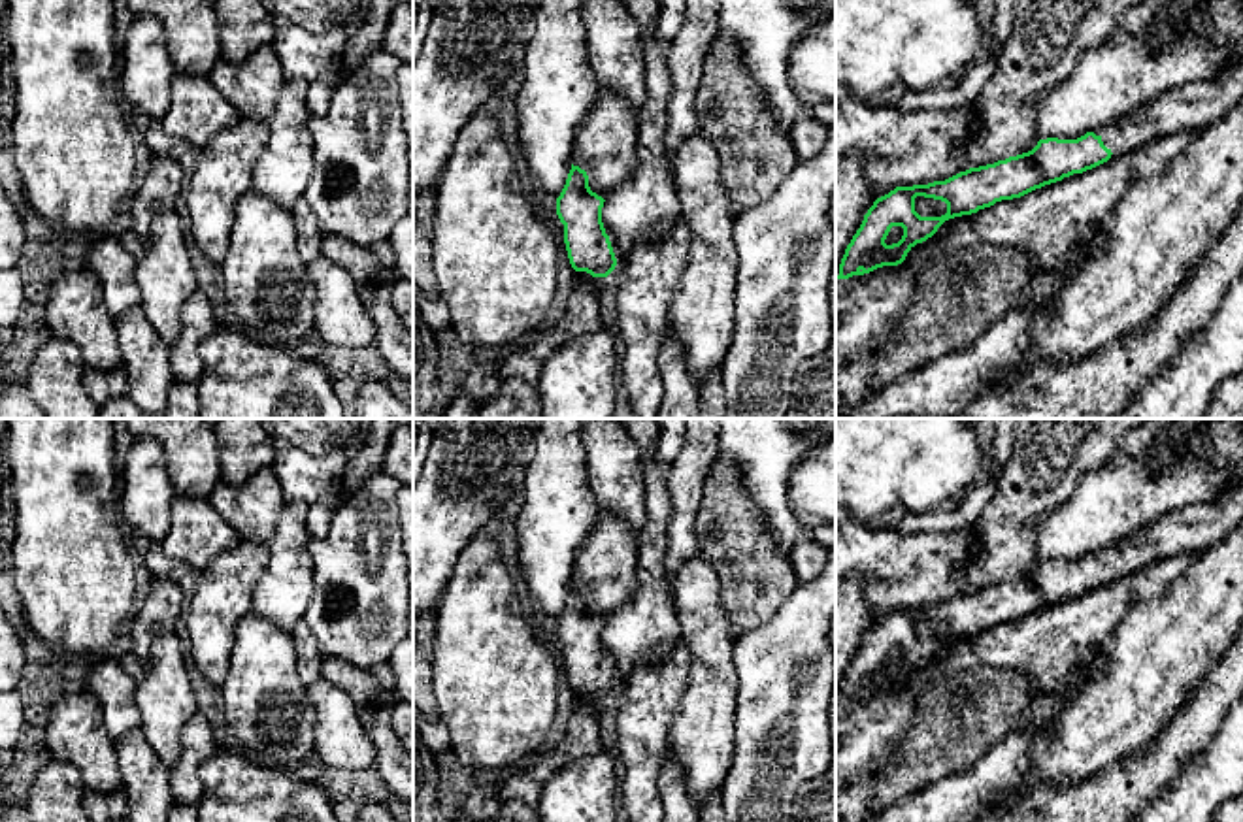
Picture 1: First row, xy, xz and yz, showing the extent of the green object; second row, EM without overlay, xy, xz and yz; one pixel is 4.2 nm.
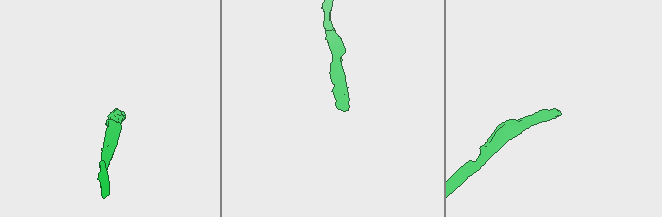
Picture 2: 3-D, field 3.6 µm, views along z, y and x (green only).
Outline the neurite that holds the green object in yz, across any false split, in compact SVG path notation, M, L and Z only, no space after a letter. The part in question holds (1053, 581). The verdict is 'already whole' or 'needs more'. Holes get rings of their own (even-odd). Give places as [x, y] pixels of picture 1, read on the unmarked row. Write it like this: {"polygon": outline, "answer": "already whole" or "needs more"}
{"polygon": "M1243 485L1218 500L1169 511L1139 528L1117 551L1102 558L1086 554L1077 562L1047 560L1022 577L994 586L970 590L945 603L896 609L877 620L839 686L837 701L864 698L883 688L898 688L907 675L932 660L954 639L971 637L1002 622L1020 620L1036 611L1092 592L1111 581L1151 567L1173 556L1198 556L1222 539L1243 518ZM915 620L934 620L947 626L941 639L920 639ZM892 649L902 649L898 666L885 662Z", "answer": "needs more"}

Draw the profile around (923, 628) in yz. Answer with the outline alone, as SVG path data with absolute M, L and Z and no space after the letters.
M917 618L915 620L915 633L920 639L941 639L947 635L947 626L934 620Z

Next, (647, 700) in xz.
M679 641L666 660L634 667L615 688L617 754L624 767L619 792L628 822L662 822L658 775L670 758L670 728L688 684L688 673L690 652Z

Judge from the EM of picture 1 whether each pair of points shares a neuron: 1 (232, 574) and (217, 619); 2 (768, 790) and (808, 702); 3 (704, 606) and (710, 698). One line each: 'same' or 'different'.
1: same
2: same
3: same

